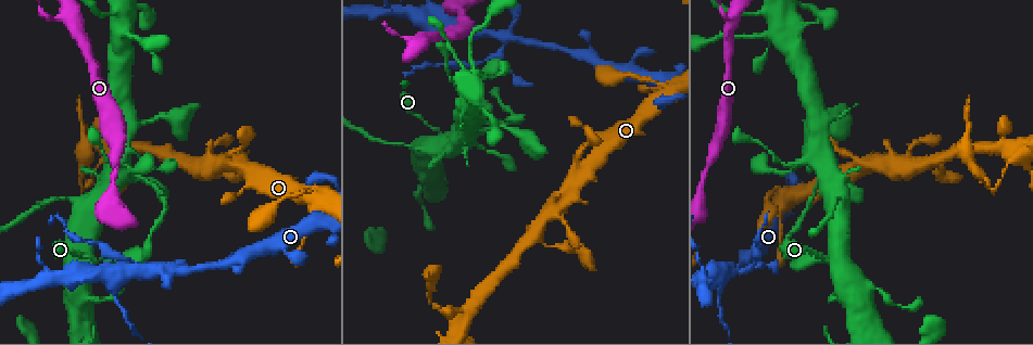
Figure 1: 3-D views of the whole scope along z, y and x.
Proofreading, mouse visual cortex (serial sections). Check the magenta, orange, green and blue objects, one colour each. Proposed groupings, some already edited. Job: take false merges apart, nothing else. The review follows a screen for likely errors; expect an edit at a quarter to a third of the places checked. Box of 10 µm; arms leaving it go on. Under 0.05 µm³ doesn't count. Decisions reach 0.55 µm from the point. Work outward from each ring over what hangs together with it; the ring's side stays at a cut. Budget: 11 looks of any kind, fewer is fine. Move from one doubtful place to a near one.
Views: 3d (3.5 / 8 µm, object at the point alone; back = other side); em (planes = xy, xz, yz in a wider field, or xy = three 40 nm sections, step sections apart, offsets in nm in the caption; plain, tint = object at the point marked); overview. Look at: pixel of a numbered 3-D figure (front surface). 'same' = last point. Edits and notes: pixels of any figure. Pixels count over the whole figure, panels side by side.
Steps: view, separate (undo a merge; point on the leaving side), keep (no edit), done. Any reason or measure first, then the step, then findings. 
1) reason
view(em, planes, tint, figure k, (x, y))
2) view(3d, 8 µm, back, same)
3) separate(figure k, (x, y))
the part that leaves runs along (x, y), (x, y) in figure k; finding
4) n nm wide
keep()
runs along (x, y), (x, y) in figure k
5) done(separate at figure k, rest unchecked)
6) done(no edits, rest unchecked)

abrupt turn
view(3d, 8 µm, figure 1, (426, 146))

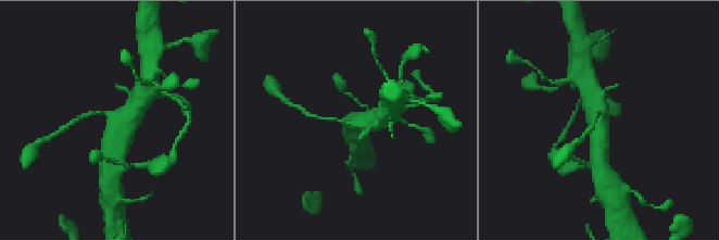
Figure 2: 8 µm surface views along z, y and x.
view(3d, 3.5 µm, same)

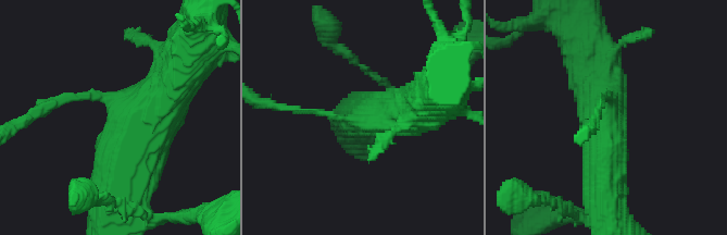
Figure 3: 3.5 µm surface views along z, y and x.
shape alone is not enough
view(em, xy, step 2, tint, figure 3, (608, 109))

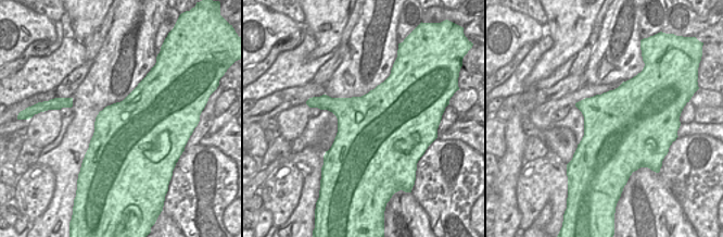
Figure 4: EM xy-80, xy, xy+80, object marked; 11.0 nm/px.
950 nm wide
keep()
runs along (123, 194), (126, 144), (183, 67) in figure 3; one cell here

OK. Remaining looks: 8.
four or more arms meet
view(3d, 3.5 µm, back, figure 1, (773, 34))

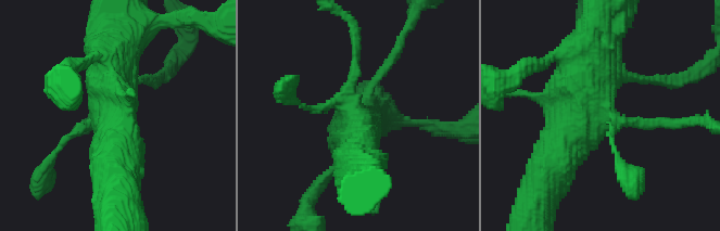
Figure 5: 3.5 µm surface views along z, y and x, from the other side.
view(em, xy, step 3, tint, figure 5, (357, 117))

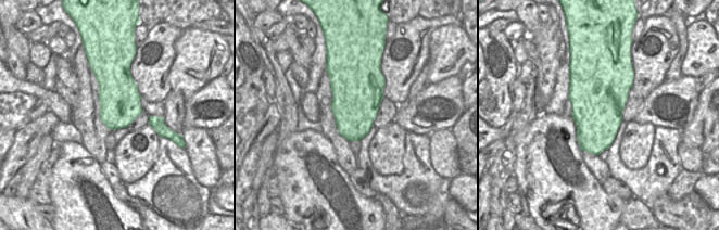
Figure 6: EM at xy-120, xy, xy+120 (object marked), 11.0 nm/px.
view(em, planes, tint, same)

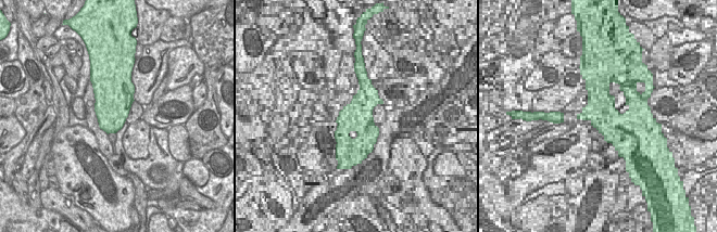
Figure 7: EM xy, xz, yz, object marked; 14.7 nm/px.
keep()
runs along (552, 167), (577, 56) in figure 5; one cell here

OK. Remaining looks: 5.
calibre changes
view(3d, 3.5 µm, figure 1, (557, 211))

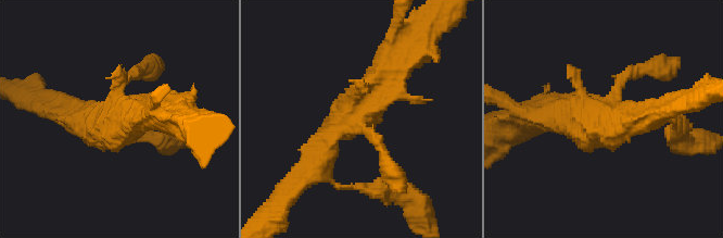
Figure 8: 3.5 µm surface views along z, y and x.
shape alone is not enough
view(em, xy, step 2, tint, figure 8, (605, 106))

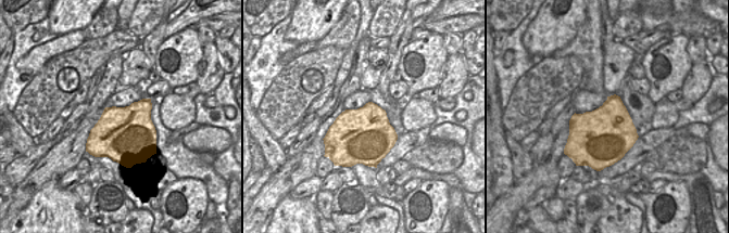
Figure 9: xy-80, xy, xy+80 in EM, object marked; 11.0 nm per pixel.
keep()
all the same cell

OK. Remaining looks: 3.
thick turns thin
view(3d, 3.5 µm, figure 1, (1003, 168))

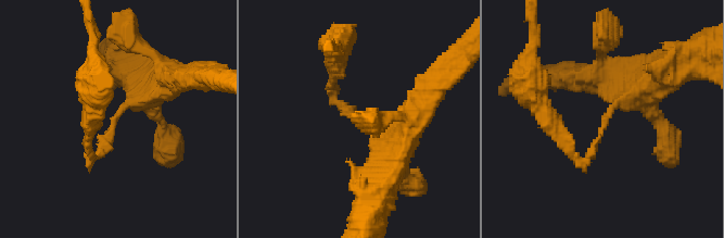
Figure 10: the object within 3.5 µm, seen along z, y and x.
arms of 150, 400 nm
view(em, xy, step 5, tint, figure 10, (115, 121))

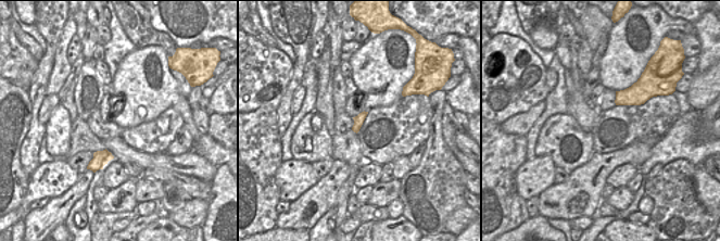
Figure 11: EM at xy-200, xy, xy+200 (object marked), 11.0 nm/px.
110 nm wide
separate(figure 10, (347, 109))
the part that leaves runs along (610, 110), (585, 160), (558, 134) in figure 10; a second cell is stuck on

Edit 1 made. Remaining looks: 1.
done(separate at figure 10, rest unchecked)

